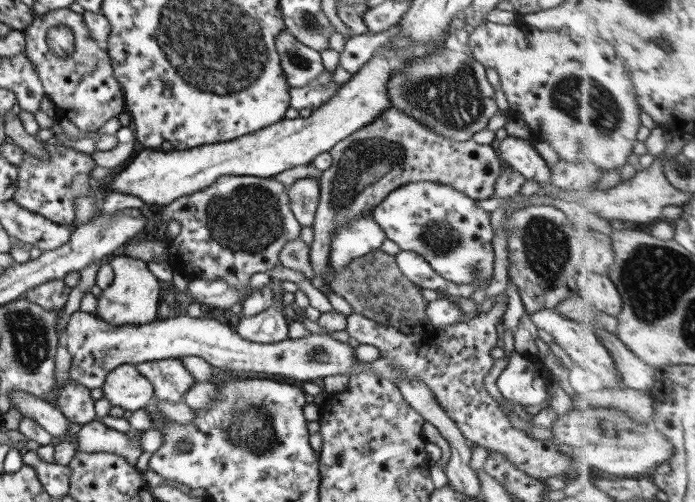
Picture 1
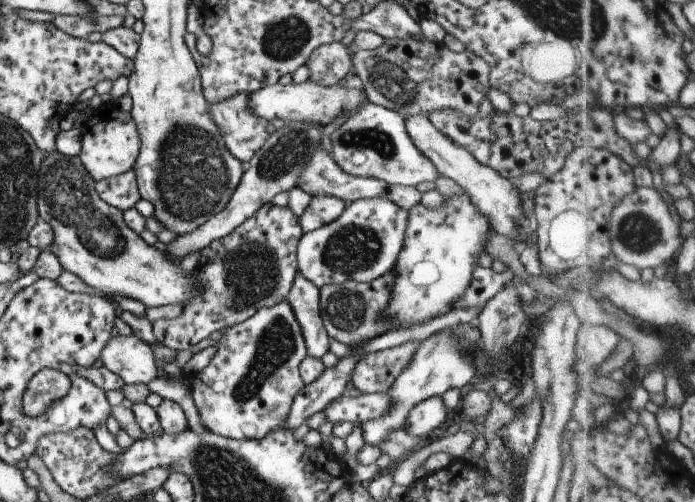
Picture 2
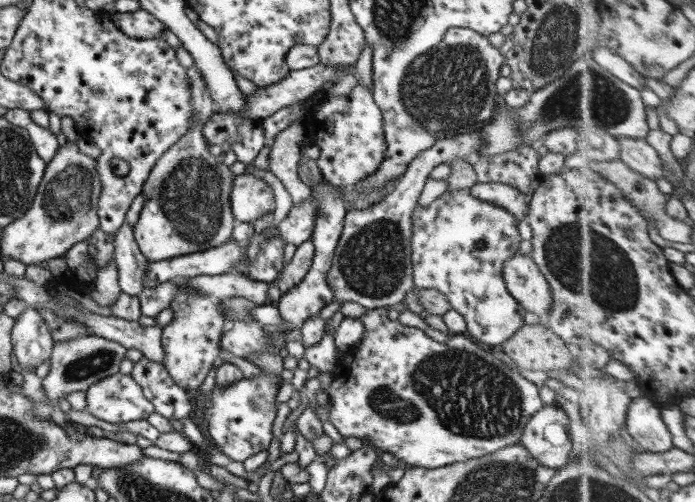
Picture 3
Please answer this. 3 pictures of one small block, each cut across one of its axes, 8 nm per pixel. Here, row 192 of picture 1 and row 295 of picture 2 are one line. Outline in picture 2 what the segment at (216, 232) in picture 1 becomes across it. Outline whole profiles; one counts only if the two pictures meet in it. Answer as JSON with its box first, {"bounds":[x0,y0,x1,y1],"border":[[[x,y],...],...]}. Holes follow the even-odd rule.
{"bounds":[151,202,303,351],"border":[[[270,202],[260,207],[230,234],[211,242],[205,250],[199,252],[193,276],[198,292],[189,301],[183,302],[180,316],[151,322],[155,340],[172,350],[190,351],[192,346],[196,346],[203,338],[209,337],[213,331],[222,331],[240,324],[256,314],[259,308],[287,302],[293,280],[299,272],[297,246],[303,233],[299,218],[288,207],[278,207]]]}

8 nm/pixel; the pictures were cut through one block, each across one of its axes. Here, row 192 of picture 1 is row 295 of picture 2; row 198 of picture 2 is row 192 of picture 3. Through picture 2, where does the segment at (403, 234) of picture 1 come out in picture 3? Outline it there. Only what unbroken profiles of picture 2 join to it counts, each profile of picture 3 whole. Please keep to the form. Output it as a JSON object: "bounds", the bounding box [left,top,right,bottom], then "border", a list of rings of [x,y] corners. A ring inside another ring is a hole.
{"bounds":[411,188,526,347],"border":[[[468,188],[448,189],[428,206],[415,206],[412,221],[411,259],[417,289],[435,289],[447,296],[451,308],[466,322],[466,336],[495,347],[509,340],[525,324],[526,311],[508,292],[502,269],[506,260],[517,254],[521,238],[516,216],[505,208],[478,200]]]}

